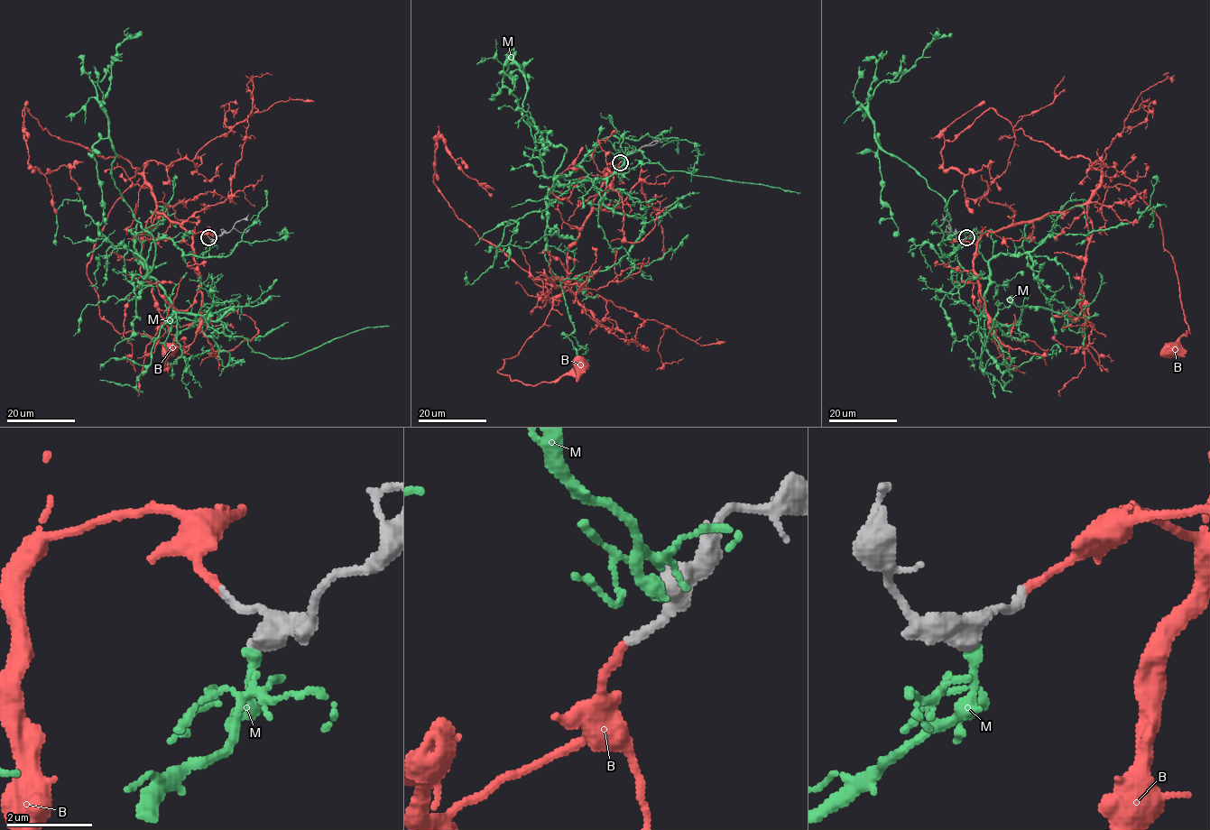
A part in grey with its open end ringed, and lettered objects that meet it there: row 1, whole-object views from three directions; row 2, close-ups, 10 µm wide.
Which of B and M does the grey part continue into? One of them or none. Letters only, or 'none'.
B

